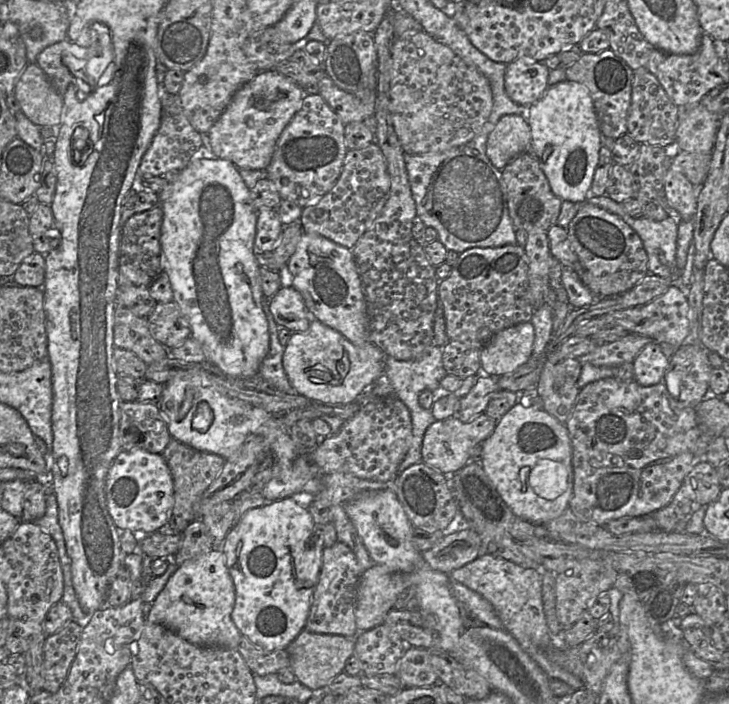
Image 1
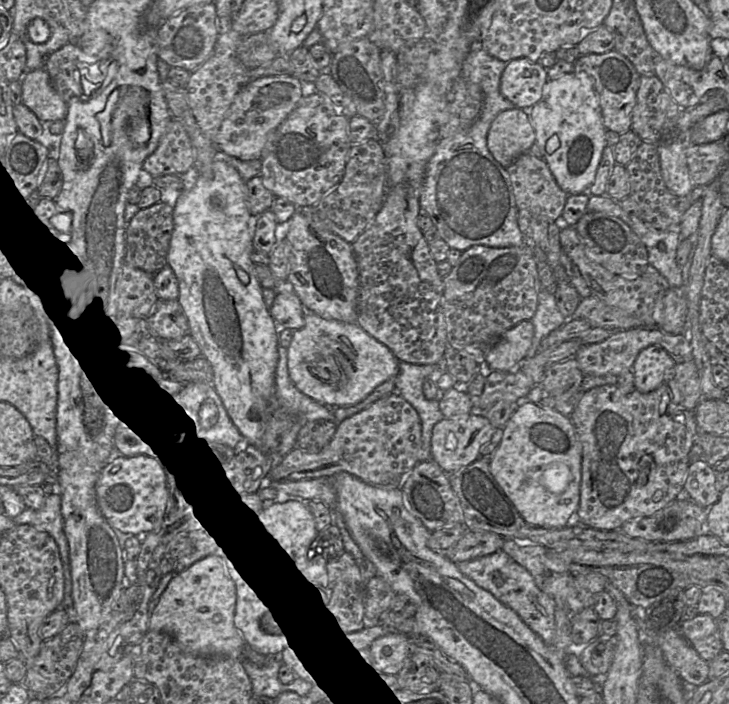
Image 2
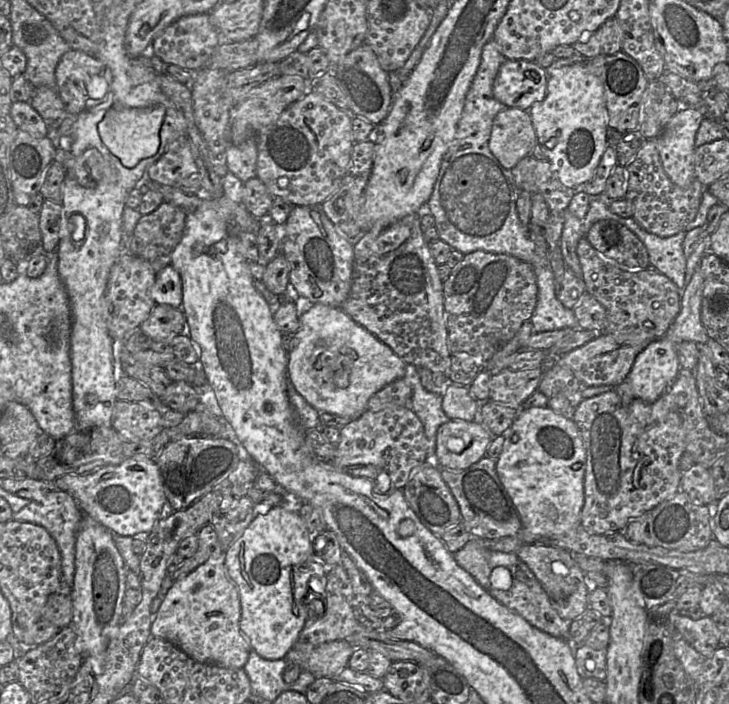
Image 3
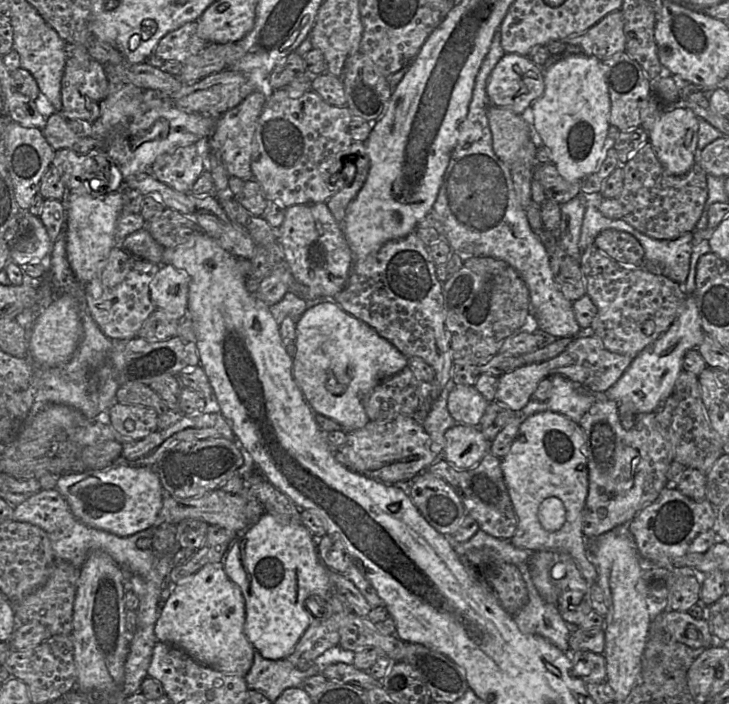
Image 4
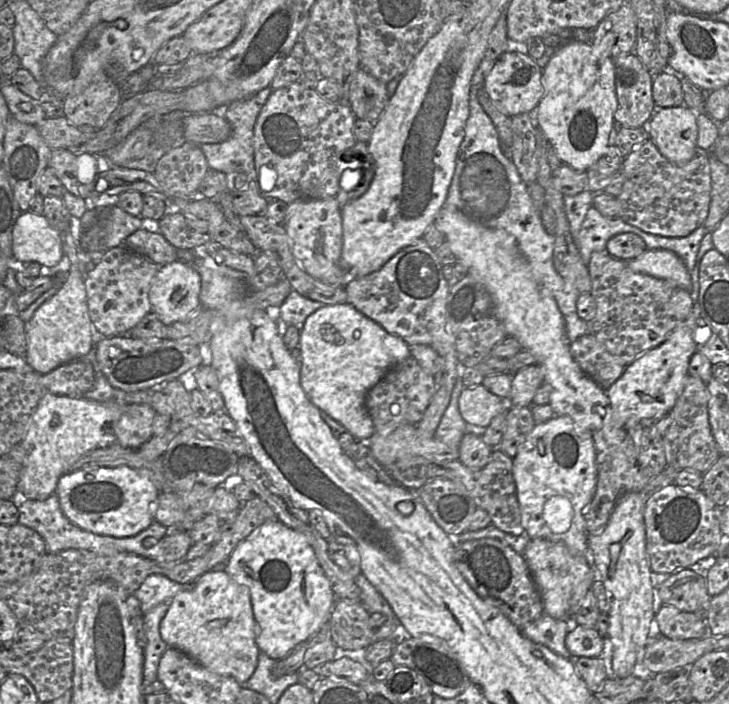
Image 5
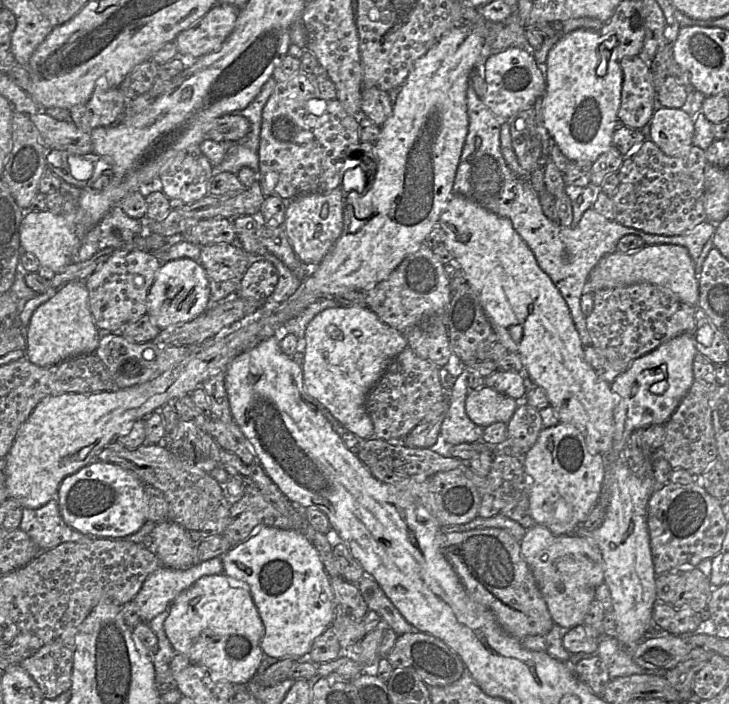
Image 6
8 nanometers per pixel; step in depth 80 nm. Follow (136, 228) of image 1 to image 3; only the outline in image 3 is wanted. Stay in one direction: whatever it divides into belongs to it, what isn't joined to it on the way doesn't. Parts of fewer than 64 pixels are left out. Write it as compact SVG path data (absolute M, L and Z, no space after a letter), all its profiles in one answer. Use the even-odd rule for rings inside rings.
M163 201L152 213L143 215L130 237L125 239L125 251L146 260L156 273L171 263L171 255L181 241L186 222L186 211Z

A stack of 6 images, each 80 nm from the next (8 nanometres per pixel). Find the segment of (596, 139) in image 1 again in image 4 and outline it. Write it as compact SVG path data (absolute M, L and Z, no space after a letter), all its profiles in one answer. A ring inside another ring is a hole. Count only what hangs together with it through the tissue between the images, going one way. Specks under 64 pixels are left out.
M570 55L545 72L545 89L532 105L533 126L559 174L567 181L581 181L603 162L610 97L602 61L594 56Z

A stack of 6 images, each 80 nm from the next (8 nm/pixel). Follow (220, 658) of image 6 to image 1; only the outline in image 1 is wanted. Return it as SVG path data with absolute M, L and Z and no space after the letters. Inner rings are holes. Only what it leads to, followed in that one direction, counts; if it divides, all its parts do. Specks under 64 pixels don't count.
M211 550L181 564L153 602L146 621L163 624L198 646L238 649L242 633L231 614L235 587L221 550Z

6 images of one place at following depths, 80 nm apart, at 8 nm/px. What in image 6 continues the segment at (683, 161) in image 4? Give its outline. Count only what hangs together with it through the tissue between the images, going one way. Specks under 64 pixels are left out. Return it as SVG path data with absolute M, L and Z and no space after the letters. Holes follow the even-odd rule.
M658 106L650 120L649 139L667 156L684 157L693 146L694 117L681 108Z

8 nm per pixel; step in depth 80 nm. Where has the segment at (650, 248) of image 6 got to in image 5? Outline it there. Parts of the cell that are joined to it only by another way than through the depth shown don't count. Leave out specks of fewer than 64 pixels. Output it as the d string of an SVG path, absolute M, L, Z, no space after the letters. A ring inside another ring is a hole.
M646 249L638 257L626 261L626 264L634 272L671 281L690 292L691 273L680 257L670 250Z

